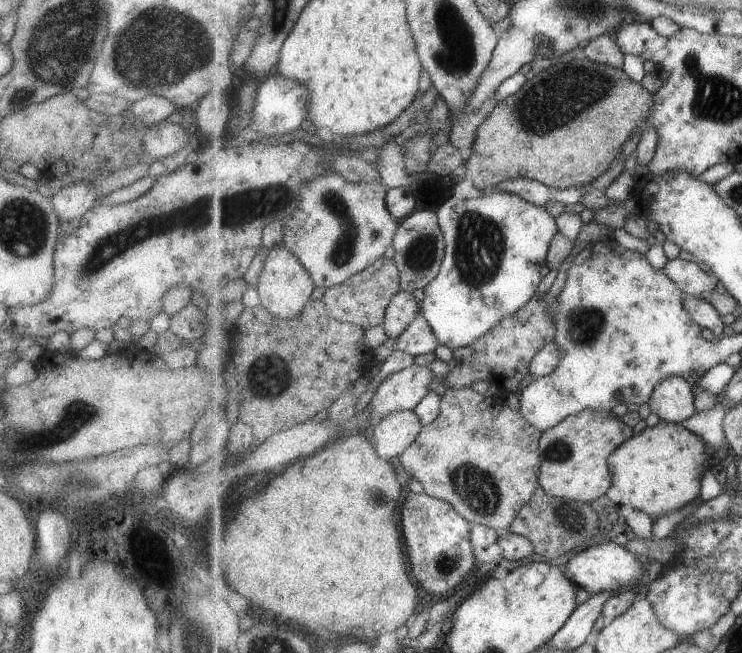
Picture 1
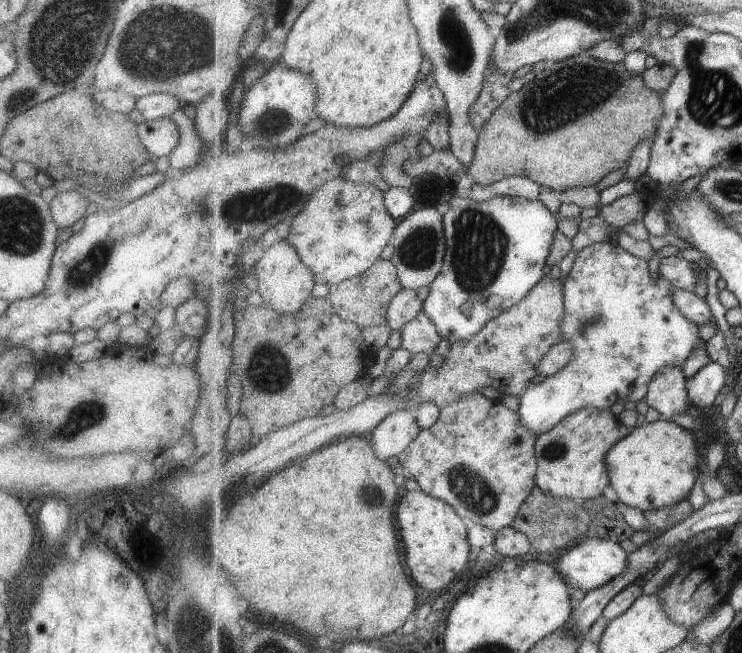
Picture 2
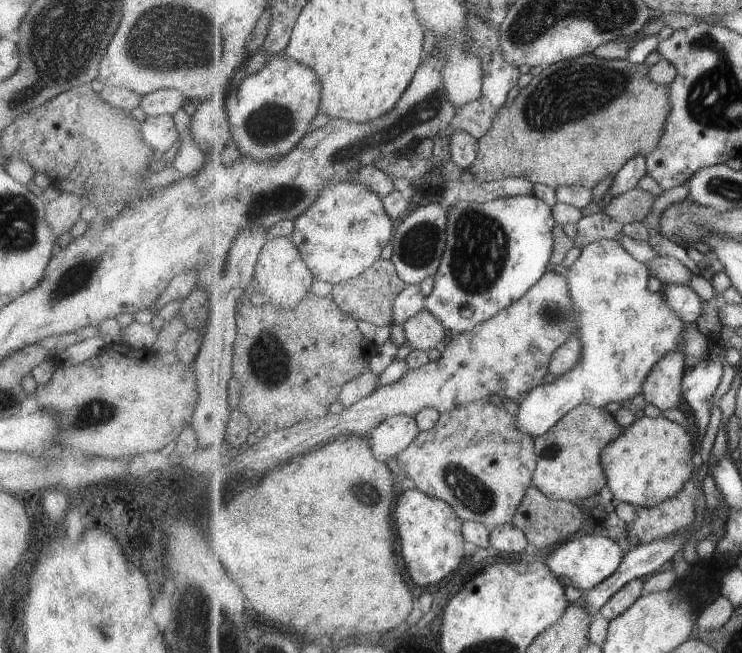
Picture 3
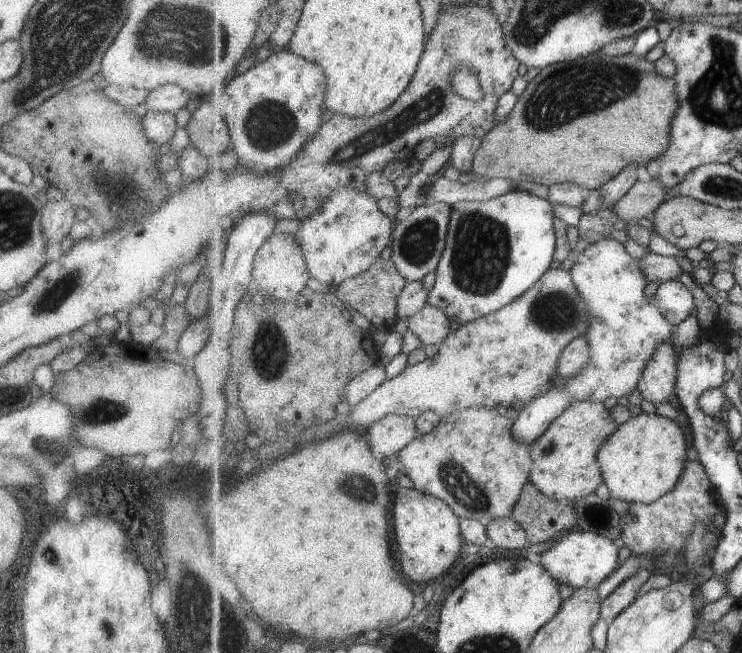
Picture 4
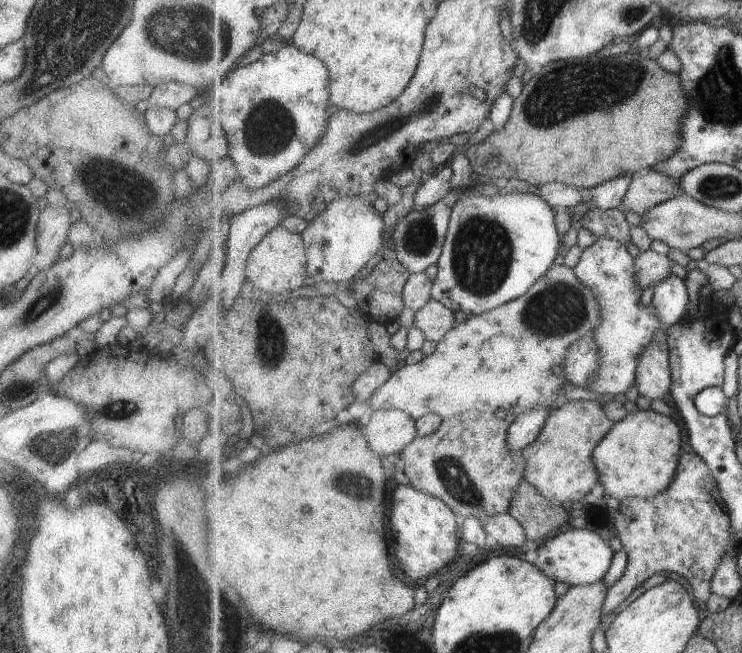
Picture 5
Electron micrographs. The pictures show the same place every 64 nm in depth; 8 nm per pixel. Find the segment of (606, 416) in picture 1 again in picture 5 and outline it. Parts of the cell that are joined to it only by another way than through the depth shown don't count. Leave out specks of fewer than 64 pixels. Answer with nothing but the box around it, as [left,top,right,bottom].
[522,398,616,504]

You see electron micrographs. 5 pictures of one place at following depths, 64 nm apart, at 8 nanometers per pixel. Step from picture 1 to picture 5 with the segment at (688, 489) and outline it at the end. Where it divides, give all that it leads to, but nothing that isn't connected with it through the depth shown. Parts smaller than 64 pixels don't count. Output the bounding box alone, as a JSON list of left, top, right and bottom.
[593,410,683,501]

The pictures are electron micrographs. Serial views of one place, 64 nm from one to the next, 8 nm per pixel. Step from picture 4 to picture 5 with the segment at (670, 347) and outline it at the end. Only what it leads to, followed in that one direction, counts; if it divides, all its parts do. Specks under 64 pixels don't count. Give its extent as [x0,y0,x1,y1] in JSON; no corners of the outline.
[635,332,673,400]

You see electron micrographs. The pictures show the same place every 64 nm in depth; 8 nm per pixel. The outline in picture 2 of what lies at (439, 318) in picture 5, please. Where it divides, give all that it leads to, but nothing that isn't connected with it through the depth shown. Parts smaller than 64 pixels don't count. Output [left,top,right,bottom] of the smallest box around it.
[401,311,443,355]

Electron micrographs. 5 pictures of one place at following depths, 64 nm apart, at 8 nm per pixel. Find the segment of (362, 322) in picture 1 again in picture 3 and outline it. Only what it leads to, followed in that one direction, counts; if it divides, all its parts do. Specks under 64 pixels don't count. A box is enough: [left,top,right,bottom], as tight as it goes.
[332,259,406,326]

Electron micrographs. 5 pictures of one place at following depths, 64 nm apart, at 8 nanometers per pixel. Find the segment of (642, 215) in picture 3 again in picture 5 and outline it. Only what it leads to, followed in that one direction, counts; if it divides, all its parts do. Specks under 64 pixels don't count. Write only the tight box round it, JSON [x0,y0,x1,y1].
[622,169,680,216]

